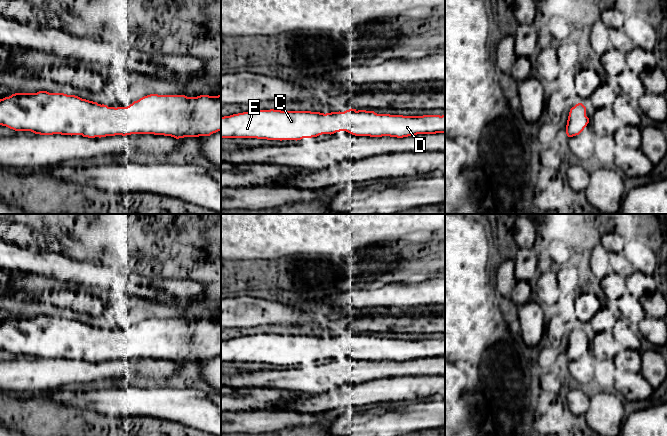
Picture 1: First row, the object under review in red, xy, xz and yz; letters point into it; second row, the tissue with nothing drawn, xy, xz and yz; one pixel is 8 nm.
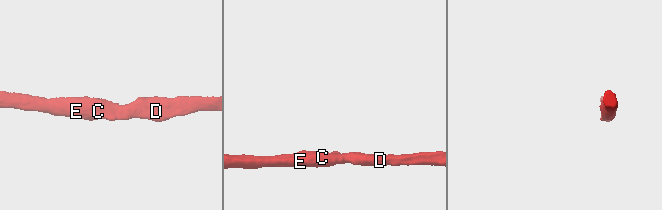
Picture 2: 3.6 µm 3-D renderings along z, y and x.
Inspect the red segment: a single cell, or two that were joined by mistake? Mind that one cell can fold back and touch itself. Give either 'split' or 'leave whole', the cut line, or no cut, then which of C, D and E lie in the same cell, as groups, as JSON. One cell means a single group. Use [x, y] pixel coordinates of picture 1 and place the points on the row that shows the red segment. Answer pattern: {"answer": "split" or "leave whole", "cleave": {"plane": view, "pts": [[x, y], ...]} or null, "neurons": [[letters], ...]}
{"answer": "leave whole", "cleave": null, "neurons": [["C", "D", "E"]]}

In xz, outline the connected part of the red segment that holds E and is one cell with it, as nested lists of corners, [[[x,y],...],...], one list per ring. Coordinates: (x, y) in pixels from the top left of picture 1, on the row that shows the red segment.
[[[349,109],[344,112],[255,110],[221,117],[221,138],[257,138],[301,140],[322,134],[346,131],[355,136],[403,138],[417,134],[445,133],[445,115],[403,116],[377,114],[374,111]]]

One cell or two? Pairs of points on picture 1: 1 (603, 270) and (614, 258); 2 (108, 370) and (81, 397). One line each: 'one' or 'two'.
1: two
2: two

